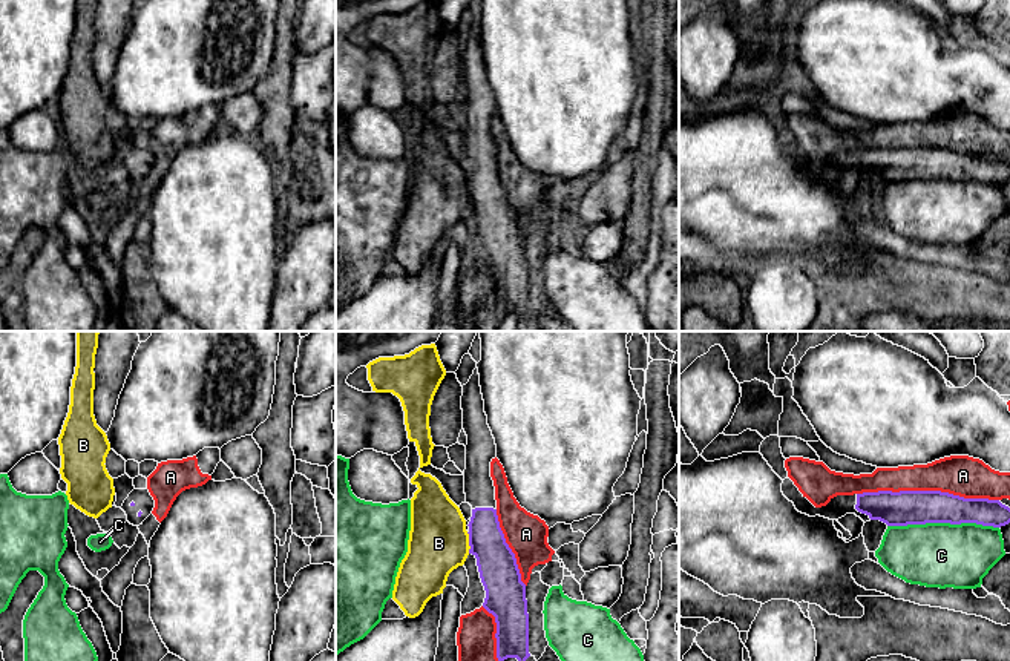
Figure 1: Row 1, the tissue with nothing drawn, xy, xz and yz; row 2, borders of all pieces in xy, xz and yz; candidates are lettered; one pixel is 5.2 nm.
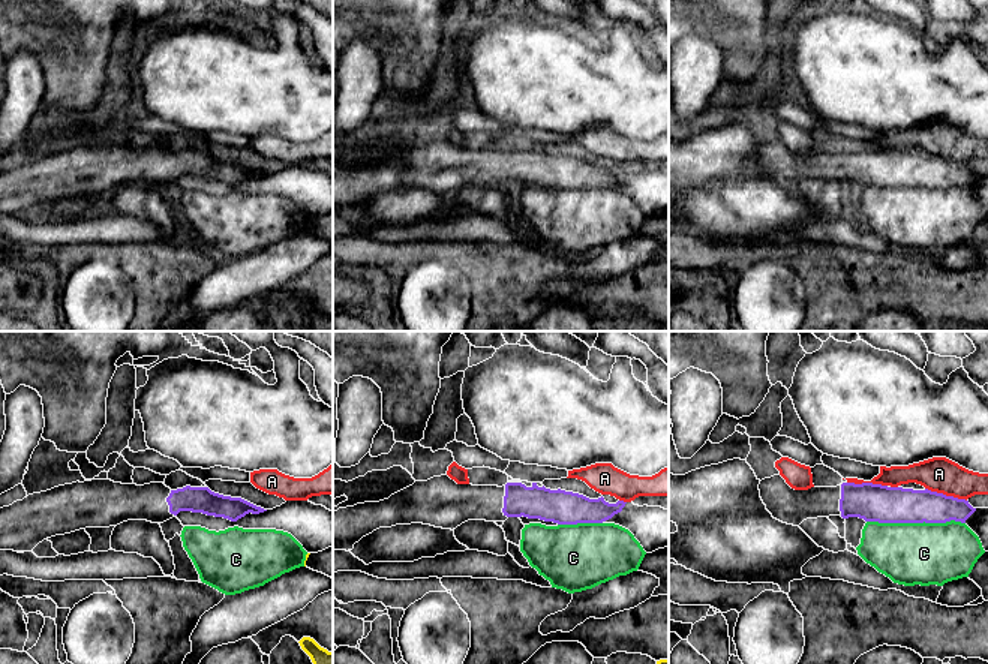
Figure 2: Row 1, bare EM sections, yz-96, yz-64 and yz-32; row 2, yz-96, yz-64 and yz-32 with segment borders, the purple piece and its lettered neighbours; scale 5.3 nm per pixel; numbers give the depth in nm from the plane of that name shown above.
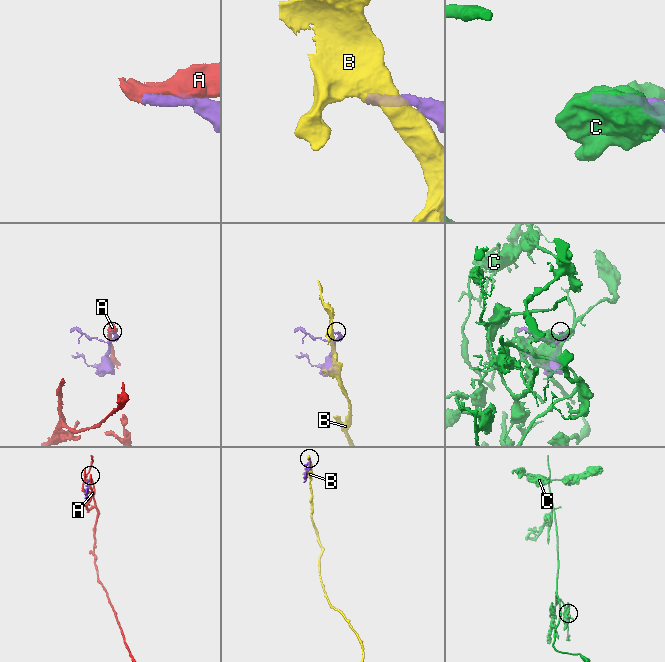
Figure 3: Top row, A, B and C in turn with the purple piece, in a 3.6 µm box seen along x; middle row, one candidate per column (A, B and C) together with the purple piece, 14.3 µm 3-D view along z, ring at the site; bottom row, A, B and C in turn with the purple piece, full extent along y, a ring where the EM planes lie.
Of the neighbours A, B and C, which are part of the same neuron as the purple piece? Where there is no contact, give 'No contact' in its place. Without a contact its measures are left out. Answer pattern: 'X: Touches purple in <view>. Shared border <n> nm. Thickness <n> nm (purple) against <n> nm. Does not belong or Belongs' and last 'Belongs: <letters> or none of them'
A: Touches purple in yz. Shared border 750 nm. Thickness 180 nm (purple) against 220 nm. Does not belong
B: Touches purple in xz. Shared border 110 nm. Thickness 200 nm (purple) against 320 nm. Does not belong
C: Touches purple in yz. Shared border 600 nm. Thickness 180 nm (purple) against 340 nm. Does not belong
Belongs: none of them

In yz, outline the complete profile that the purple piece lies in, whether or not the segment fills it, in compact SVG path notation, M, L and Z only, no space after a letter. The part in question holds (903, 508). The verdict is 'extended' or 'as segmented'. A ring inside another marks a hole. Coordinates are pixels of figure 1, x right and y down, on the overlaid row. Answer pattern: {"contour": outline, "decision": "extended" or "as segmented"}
{"contour": "M789 477L783 480L782 492L798 512L829 520L855 514L864 523L880 520L887 526L976 523L1001 528L1010 523L1010 508L999 500L964 498L941 491L878 491L837 495L821 508L815 508Z", "decision": "extended"}

